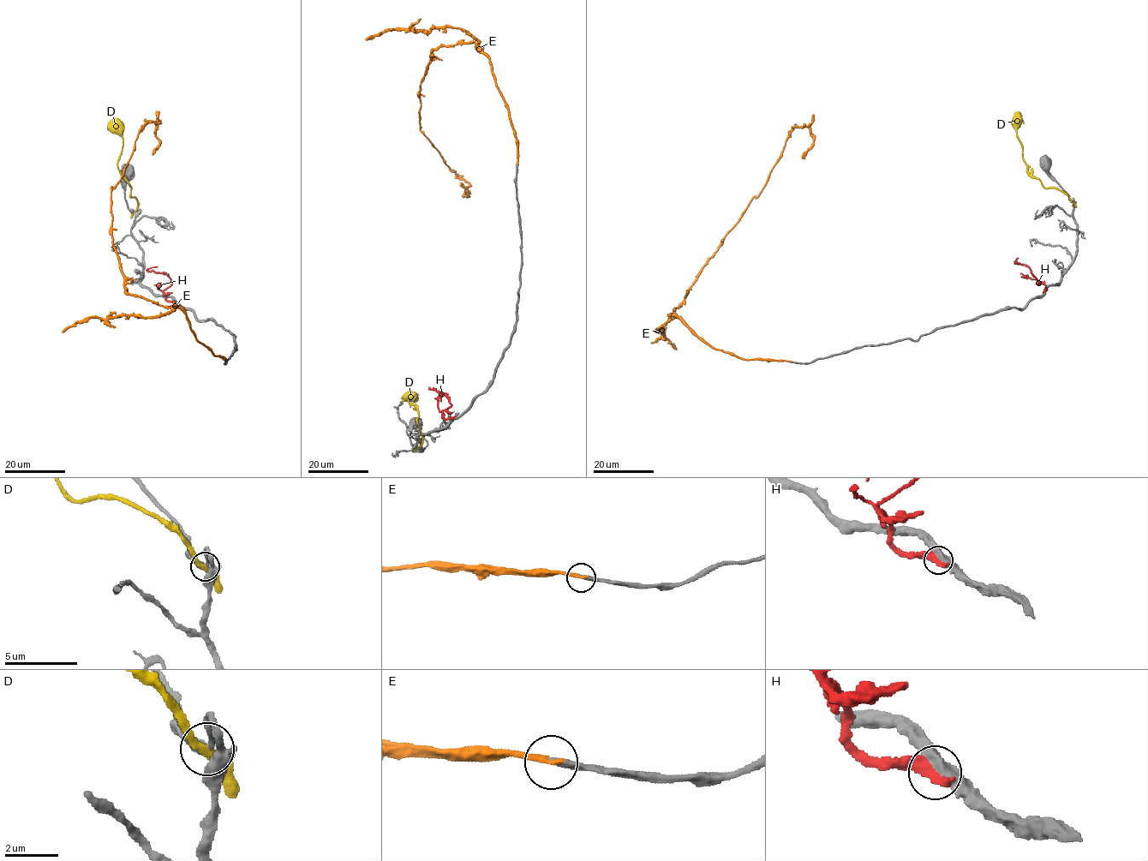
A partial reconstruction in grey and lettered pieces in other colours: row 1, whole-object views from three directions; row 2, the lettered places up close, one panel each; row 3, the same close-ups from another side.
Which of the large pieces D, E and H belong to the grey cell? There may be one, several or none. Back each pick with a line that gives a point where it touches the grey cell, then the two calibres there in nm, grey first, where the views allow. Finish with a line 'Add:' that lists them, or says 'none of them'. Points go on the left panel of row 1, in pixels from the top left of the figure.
E: meets grey at (226, 361); 360 nm thick on the grey side, 260 nm on the other
Add: E

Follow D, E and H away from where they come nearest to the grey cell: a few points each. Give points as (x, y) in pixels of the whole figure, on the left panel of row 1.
D: (134, 212), (137, 201), (131, 197), (130, 186), (117, 164), (122, 146), (121, 128), (112, 119)
E: (226, 361), (195, 337), (179, 308), (125, 289), (112, 242), (111, 187), (151, 122), (158, 122), (152, 155)
H: (176, 302), (169, 301), (163, 291), (171, 283), (169, 277), (148, 269), (158, 266)

